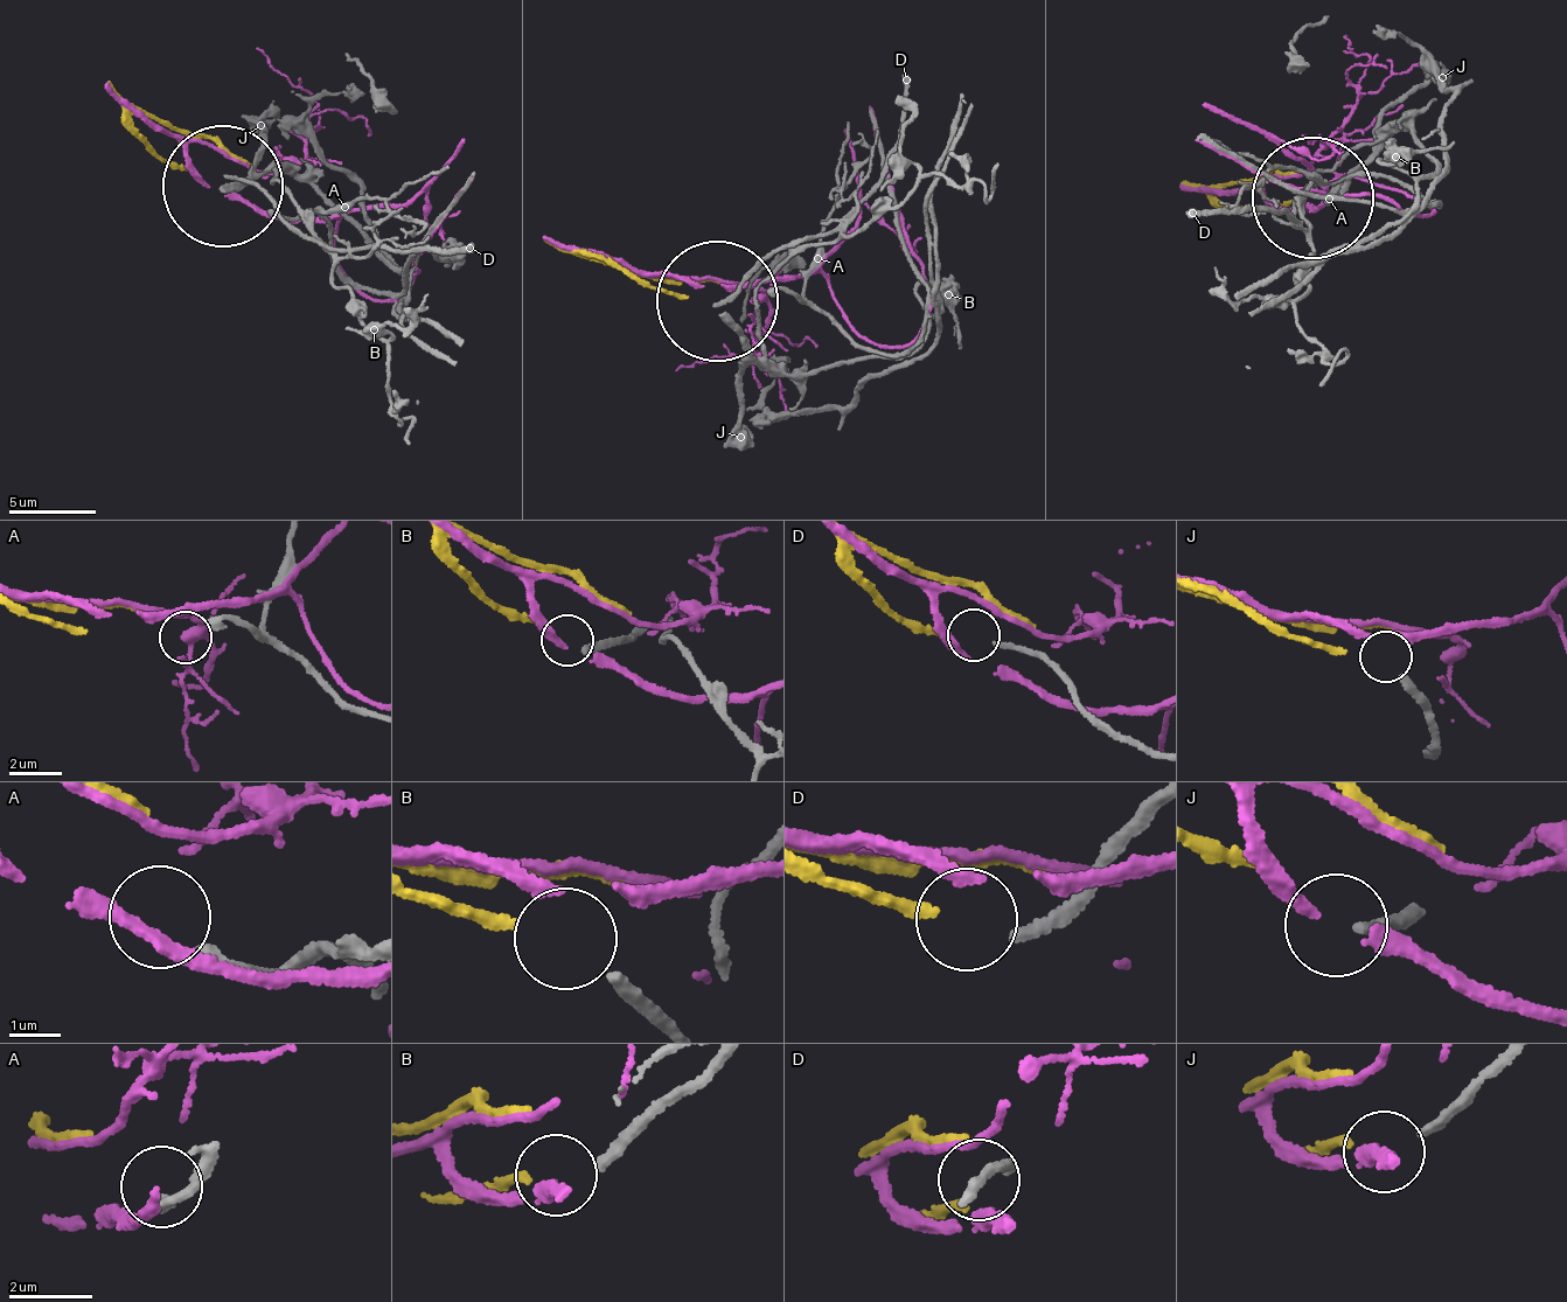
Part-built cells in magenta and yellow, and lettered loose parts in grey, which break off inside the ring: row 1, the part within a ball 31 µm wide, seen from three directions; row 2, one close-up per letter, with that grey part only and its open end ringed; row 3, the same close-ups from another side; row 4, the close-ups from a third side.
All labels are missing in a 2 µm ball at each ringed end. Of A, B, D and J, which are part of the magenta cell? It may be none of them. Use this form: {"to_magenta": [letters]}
{"to_magenta": []}

